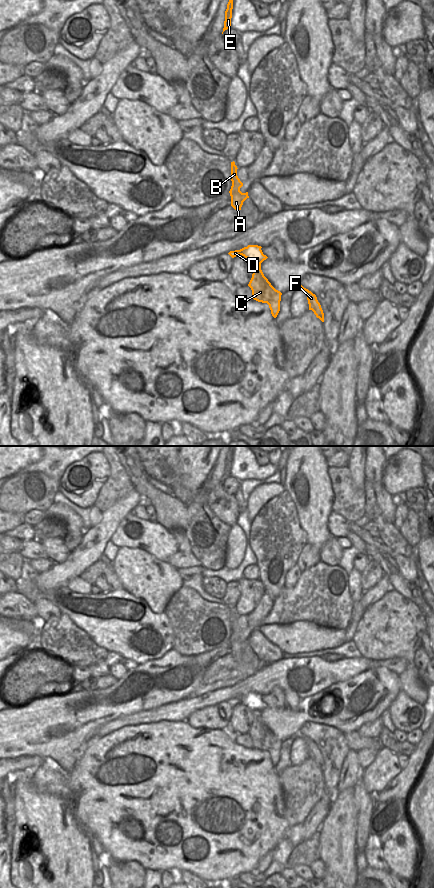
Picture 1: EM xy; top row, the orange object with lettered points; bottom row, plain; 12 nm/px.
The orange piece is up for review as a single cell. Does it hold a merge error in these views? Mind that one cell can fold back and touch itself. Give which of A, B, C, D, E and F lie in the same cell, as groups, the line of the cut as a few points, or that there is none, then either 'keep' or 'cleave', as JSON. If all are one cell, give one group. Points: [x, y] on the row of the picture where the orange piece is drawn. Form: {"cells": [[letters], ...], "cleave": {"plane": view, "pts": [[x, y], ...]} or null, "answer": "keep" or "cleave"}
{"cells": [["A", "B", "D", "E", "F"], ["C"]], "cleave": {"plane": "xy", "pts": [[260, 262], [253, 263]]}, "answer": "cleave"}

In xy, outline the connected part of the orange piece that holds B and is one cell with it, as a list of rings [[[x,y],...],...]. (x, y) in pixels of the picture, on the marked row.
[[[231,162],[231,181],[232,186],[229,191],[231,196],[231,206],[236,210],[241,210],[241,207],[243,205],[243,202],[249,198],[248,192],[242,193],[240,191],[240,188],[243,186],[243,183],[240,181],[240,179],[237,176],[237,166],[235,165],[235,162]]]

